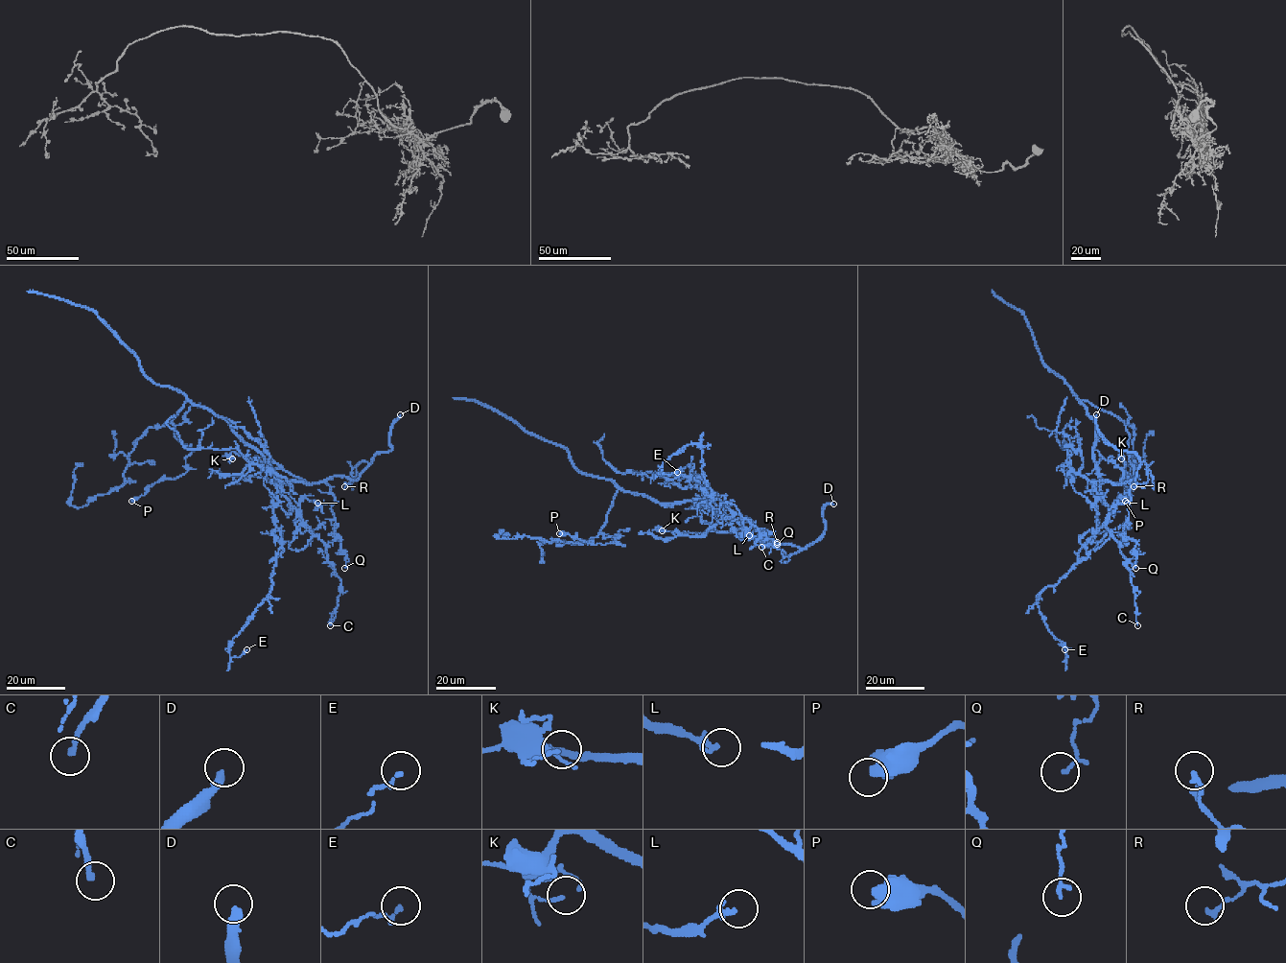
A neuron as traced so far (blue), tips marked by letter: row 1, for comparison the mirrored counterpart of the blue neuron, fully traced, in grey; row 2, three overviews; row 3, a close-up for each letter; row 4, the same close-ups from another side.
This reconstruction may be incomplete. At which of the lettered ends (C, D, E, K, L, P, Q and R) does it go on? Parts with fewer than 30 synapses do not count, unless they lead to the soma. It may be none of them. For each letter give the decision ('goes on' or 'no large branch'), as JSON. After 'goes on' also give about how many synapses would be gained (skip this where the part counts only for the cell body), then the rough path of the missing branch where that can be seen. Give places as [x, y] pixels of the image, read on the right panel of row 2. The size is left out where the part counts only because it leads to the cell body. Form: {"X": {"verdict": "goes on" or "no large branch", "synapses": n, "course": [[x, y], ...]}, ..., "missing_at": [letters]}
{"C": {"verdict": "no large branch"}, "D": {"verdict": "goes on", "course": [[1096, 414], [1096, 408], [1090, 408], [1080, 399], [1047, 399]]}, "E": {"verdict": "no large branch"}, "K": {"verdict": "no large branch"}, "L": {"verdict": "no large branch"}, "P": {"verdict": "no large branch"}, "Q": {"verdict": "no large branch"}, "R": {"verdict": "no large branch"}, "missing_at": ["D"]}

